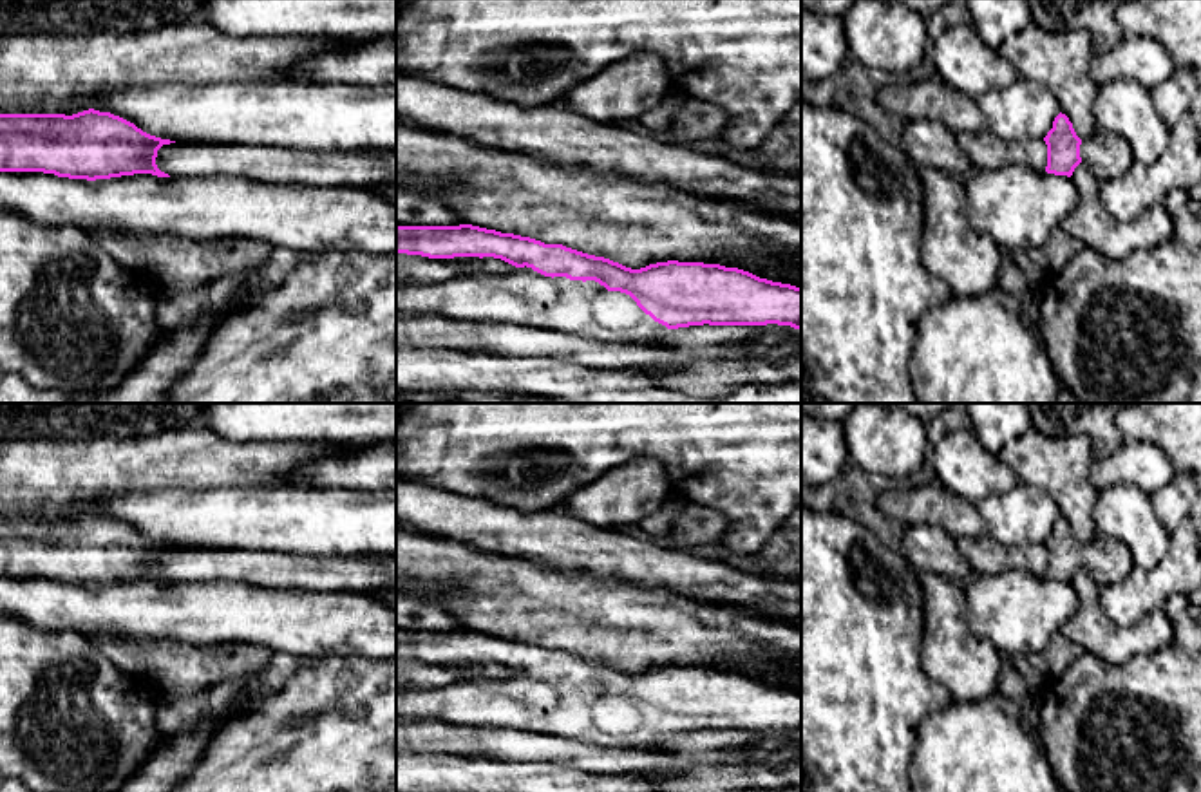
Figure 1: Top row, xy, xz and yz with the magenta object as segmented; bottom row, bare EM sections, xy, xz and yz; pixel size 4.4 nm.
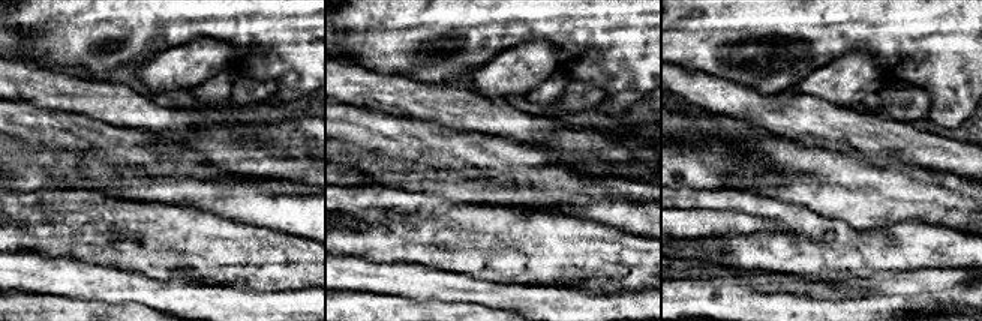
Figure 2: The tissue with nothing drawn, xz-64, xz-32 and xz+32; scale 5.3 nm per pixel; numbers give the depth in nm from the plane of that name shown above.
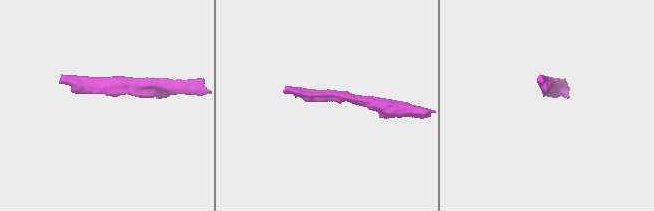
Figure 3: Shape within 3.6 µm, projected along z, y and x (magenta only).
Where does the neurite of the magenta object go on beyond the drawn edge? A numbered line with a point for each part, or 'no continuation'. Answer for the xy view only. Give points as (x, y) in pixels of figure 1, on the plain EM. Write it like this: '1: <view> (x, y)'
no continuation

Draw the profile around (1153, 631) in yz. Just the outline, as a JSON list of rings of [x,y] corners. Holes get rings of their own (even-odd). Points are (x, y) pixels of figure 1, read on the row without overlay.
[[[1080,568],[1071,584],[1080,606],[1060,633],[1083,651],[1092,651],[1112,664],[1125,664],[1138,655],[1159,651],[1176,640],[1174,626],[1163,609],[1154,609],[1127,627],[1114,626],[1103,613],[1102,588],[1087,570]]]

